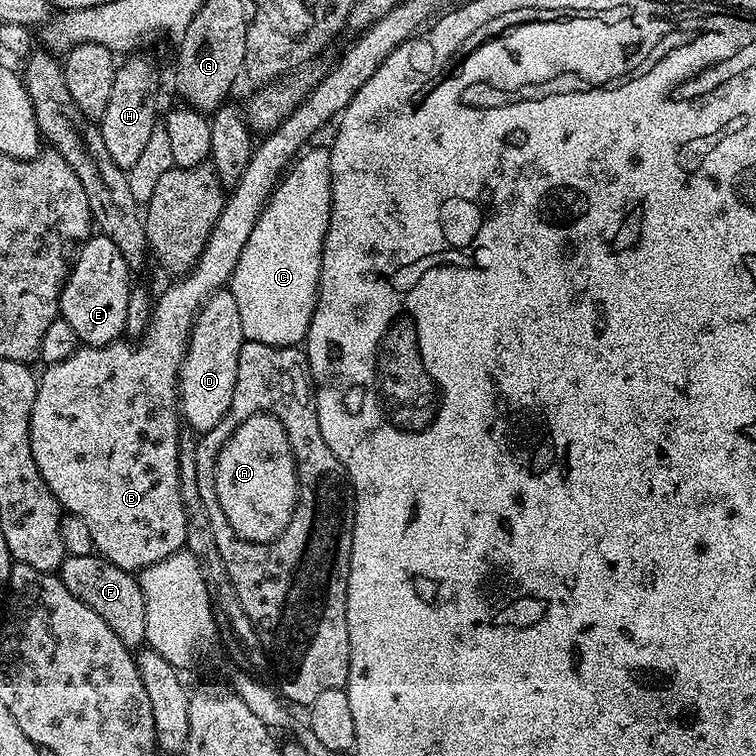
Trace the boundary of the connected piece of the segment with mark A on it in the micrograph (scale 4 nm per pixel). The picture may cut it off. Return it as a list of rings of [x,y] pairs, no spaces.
[[[240,418],[225,432],[216,453],[218,458],[211,468],[214,481],[210,490],[213,500],[216,500],[216,508],[219,508],[220,516],[223,517],[225,527],[232,532],[233,539],[254,546],[262,542],[260,538],[274,536],[286,524],[294,500],[294,472],[290,448],[286,446],[286,438],[280,427],[270,418]]]

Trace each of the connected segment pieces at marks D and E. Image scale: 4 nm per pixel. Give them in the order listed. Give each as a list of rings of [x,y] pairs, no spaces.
[[[231,291],[216,292],[196,313],[192,332],[188,335],[188,349],[180,363],[178,408],[182,420],[193,433],[203,434],[218,426],[230,410],[234,398],[234,382],[238,378],[238,354],[244,345],[242,326],[238,318],[238,302]]]
[[[93,234],[80,245],[71,265],[68,281],[60,291],[60,316],[70,322],[77,341],[84,346],[111,344],[125,331],[130,269],[118,246],[110,238]]]

